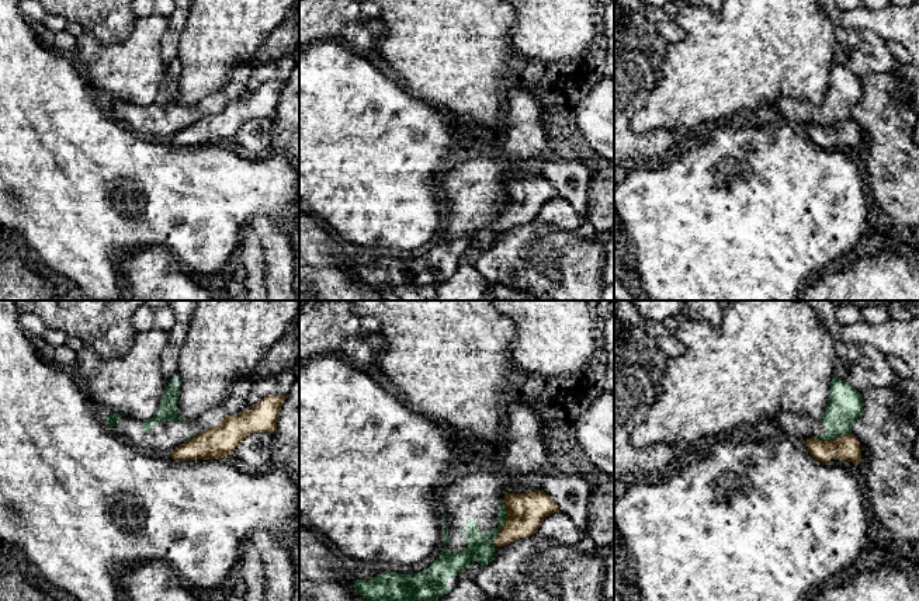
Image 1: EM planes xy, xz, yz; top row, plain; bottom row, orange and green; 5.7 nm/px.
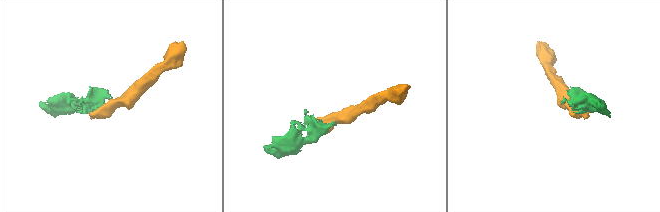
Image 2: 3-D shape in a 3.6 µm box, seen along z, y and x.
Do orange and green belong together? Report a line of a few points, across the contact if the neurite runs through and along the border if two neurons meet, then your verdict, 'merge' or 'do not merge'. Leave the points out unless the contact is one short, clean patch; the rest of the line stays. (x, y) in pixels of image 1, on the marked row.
line xz (503, 503), (506, 518), (493, 545); do not merge

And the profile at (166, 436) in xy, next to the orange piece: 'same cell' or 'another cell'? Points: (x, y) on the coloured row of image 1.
another cell

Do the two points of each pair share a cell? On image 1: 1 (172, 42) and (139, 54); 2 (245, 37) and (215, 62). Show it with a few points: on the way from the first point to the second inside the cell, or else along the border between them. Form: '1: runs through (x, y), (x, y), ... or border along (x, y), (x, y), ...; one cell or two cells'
1: border along (169, 17), (162, 37), (165, 63); two cells
2: runs through (238, 40), (222, 55); one cell

